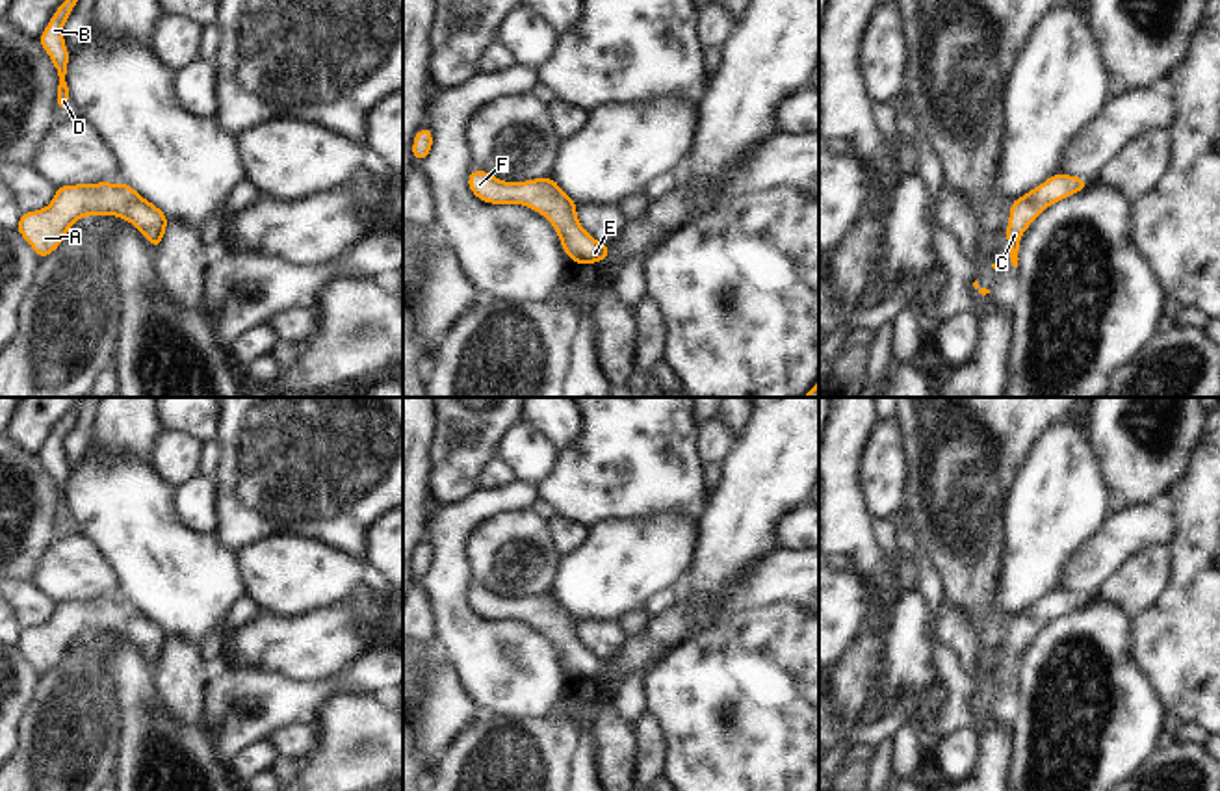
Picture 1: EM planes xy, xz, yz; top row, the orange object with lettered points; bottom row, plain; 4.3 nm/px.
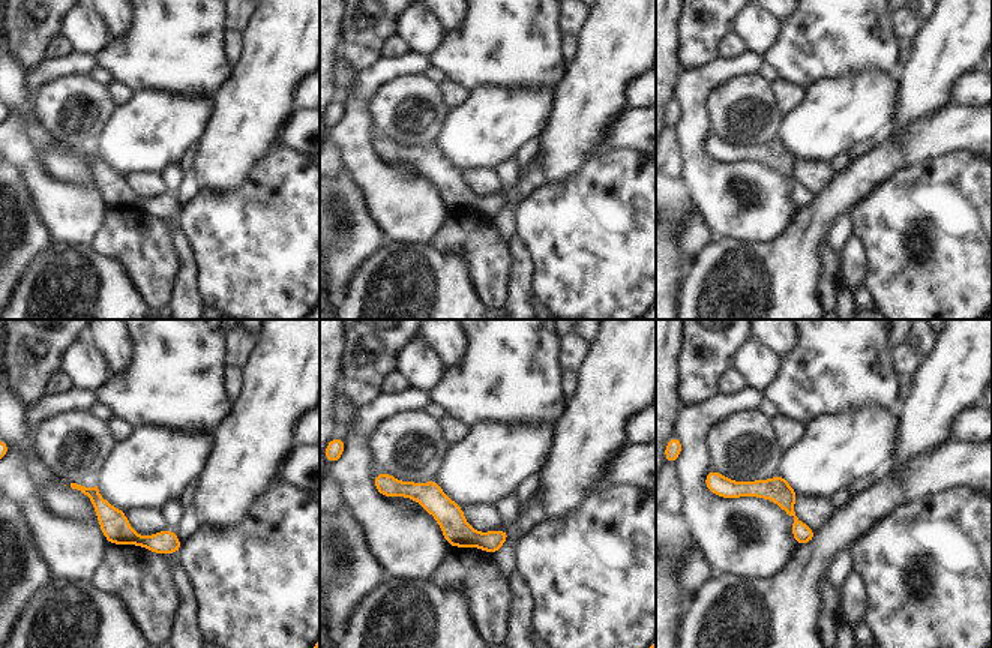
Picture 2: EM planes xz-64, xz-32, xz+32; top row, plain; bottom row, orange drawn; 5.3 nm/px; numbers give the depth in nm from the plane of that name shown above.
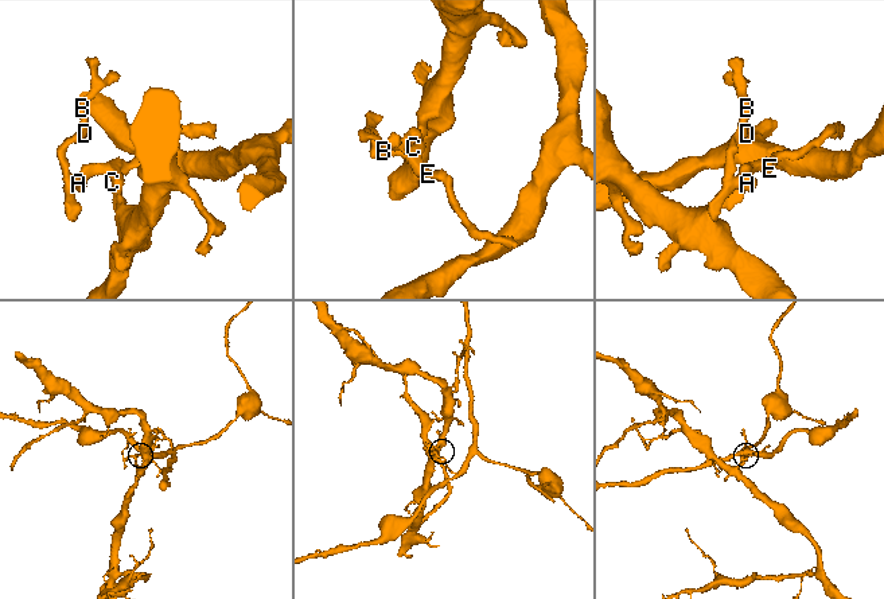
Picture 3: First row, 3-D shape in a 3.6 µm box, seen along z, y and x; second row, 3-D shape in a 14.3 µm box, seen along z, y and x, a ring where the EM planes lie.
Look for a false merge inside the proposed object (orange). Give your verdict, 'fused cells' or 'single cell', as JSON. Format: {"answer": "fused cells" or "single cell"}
{"answer": "single cell"}

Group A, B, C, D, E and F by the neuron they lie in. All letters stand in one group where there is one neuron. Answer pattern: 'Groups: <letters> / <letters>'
Groups: A B C D E F.

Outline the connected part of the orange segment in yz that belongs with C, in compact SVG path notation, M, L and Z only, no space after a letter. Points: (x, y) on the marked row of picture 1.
M1055 173L1038 188L1031 188L1023 197L1010 204L1005 240L1010 247L1010 262L1018 267L1019 240L1031 223L1049 206L1060 202L1090 186L1090 180Z

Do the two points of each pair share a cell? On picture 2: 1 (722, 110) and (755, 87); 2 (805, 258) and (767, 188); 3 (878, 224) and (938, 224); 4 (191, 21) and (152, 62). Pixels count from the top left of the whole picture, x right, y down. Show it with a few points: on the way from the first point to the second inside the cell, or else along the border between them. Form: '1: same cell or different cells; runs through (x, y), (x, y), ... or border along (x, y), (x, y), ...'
1: same cell; runs through (730, 105), (736, 105), (748, 95)
2: different cells; border along (800, 210), (781, 237), (757, 243)
3: same cell; runs through (893, 224), (908, 224), (914, 218), (923, 216)
4: same cell; runs through (180, 32), (162, 51)

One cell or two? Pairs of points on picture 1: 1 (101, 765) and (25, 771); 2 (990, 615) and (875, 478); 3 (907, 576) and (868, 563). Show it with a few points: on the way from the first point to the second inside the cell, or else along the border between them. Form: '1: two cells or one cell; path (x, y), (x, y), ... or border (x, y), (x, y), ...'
1: one cell; path (82, 765), (62, 765), (56, 771), (43, 771)
2: two cells; border (912, 466), (905, 507), (886, 517)
3: two cells; border (875, 533), (895, 569), (895, 583), (903, 593)

